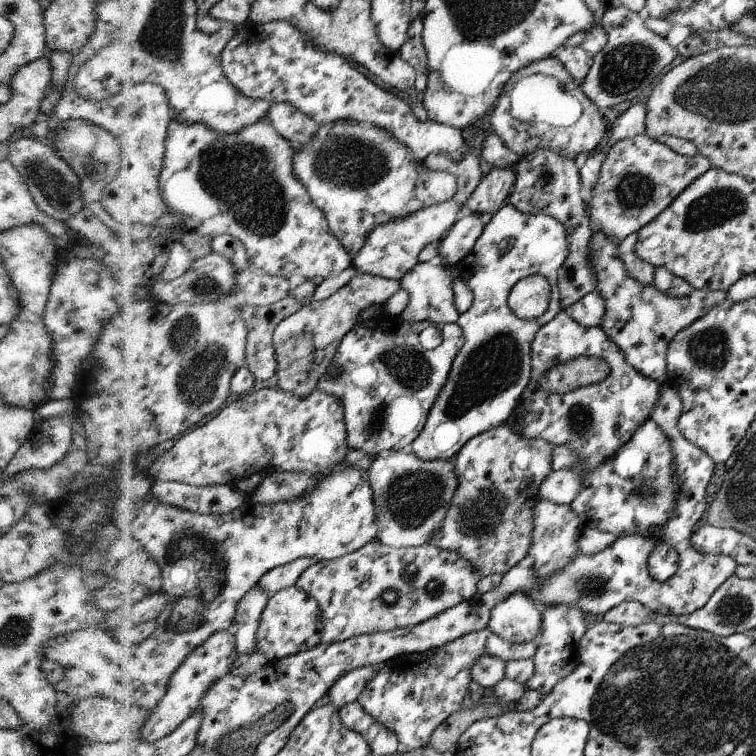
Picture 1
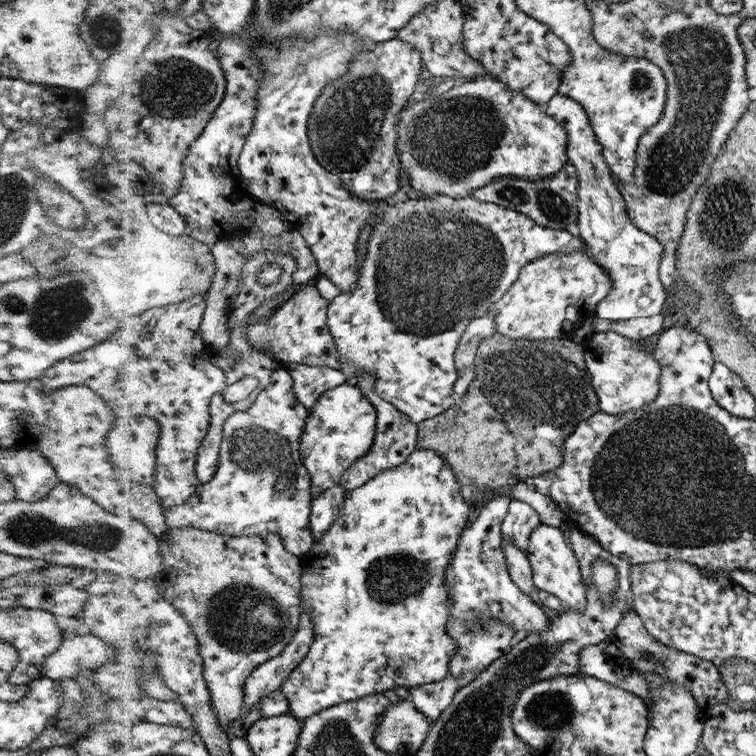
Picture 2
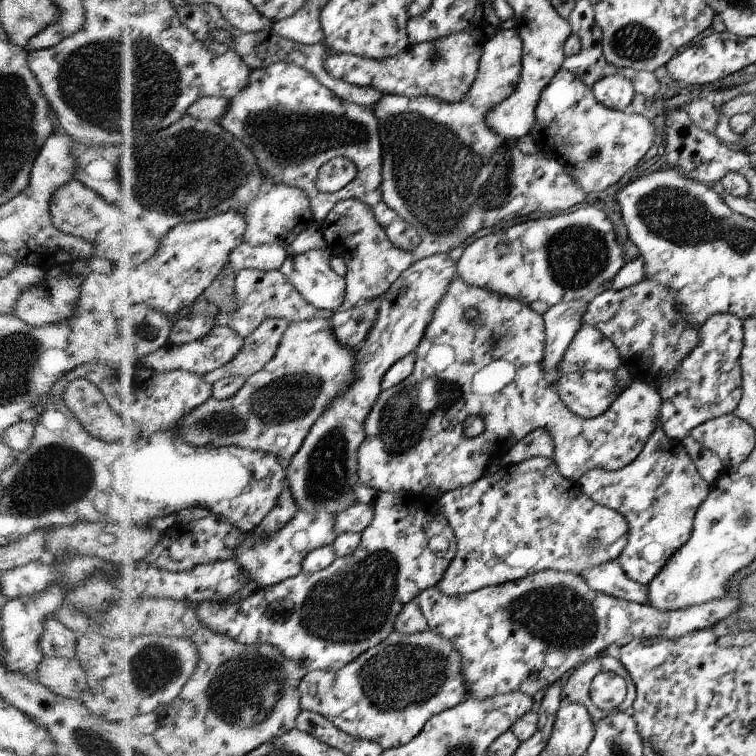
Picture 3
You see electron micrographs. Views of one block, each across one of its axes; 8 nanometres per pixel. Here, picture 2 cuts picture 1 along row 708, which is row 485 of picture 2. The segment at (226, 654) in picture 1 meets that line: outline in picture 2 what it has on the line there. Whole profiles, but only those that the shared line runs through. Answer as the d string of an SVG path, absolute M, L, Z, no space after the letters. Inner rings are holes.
M202 292L179 304L152 308L131 319L123 318L111 336L90 349L64 358L45 369L38 379L45 392L53 392L69 385L89 387L101 397L102 402L116 417L151 416L160 424L160 439L156 448L156 493L164 510L172 510L189 502L200 486L196 473L199 452L212 426L212 401L217 393L228 387L226 371L213 365L203 357L207 342L200 335L203 313L207 308L207 292Z

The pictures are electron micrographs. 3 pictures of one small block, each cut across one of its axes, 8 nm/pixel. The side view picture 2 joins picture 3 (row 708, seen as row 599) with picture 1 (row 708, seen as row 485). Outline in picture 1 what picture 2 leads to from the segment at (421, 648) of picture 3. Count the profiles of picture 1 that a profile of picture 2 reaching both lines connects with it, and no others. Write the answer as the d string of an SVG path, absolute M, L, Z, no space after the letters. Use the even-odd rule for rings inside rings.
M485 627L441 646L384 662L373 670L373 678L365 690L361 690L357 702L365 708L365 712L369 712L375 722L395 734L401 752L419 751L424 748L427 738L451 714L457 712L459 704L463 704L461 696L467 692L469 674L472 674L474 668L473 658L478 660L487 654L509 662L532 657L538 648L536 638L531 642L510 643Z

